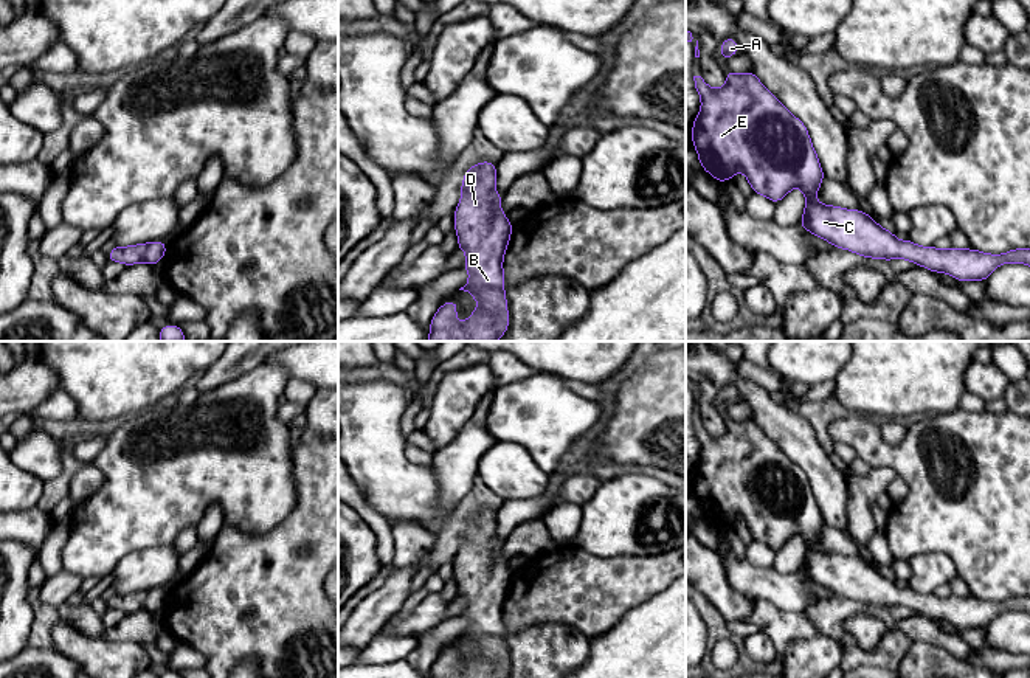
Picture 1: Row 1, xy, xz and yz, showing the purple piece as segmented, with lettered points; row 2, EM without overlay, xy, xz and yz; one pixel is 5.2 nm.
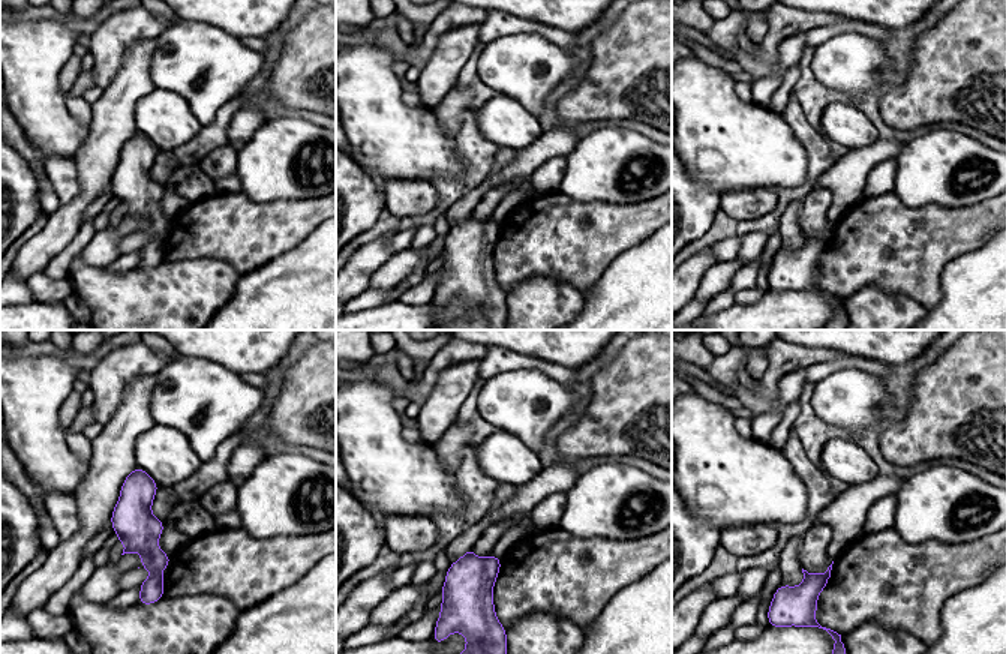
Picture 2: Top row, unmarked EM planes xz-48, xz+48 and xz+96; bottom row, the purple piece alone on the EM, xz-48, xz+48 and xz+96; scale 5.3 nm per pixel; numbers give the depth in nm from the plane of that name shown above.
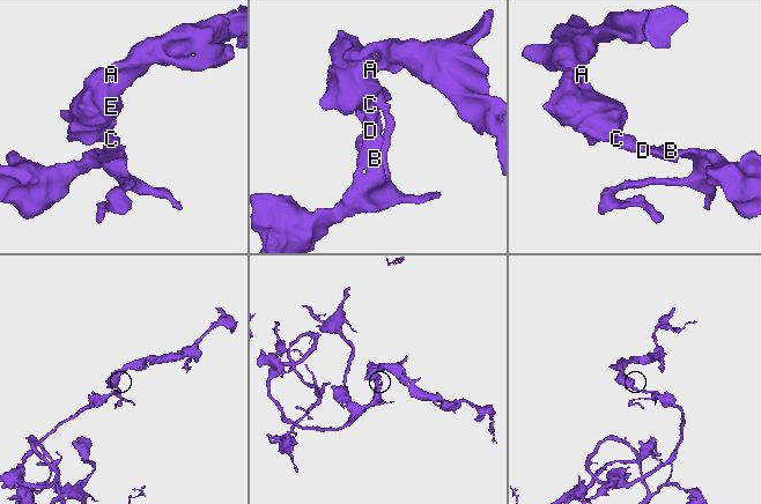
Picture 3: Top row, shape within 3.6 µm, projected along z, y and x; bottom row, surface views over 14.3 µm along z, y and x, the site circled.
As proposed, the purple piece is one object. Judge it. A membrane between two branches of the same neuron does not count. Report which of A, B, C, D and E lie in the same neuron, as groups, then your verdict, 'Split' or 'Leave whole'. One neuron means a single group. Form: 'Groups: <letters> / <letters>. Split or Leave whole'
Groups: A B C D E. Leave whole

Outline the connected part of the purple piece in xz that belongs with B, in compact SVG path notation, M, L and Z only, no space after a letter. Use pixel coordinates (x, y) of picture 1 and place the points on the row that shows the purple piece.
M481 161L470 166L464 172L461 185L461 200L455 209L455 231L458 234L458 250L467 253L465 262L461 265L467 268L470 276L464 290L470 293L479 304L470 313L465 323L456 320L458 301L445 301L434 313L430 323L428 341L496 341L506 335L509 327L507 298L504 293L504 270L503 261L510 242L513 223L506 217L507 213L499 209L503 195L495 191L496 185L496 163Z

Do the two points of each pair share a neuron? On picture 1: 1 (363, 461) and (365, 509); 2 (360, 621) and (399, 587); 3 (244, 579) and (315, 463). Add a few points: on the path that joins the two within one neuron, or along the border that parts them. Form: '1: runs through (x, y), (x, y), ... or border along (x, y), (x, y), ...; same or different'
1: border along (354, 480), (365, 500), (388, 523); different
2: runs through (369, 616), (390, 596); same
3: runs through (270, 553), (315, 508), (315, 492); same

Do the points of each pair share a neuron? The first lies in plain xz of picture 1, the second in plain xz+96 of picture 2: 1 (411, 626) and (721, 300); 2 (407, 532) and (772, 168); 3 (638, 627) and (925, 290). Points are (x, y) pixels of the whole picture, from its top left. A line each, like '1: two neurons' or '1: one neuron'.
1: two neurons
2: two neurons
3: two neurons

